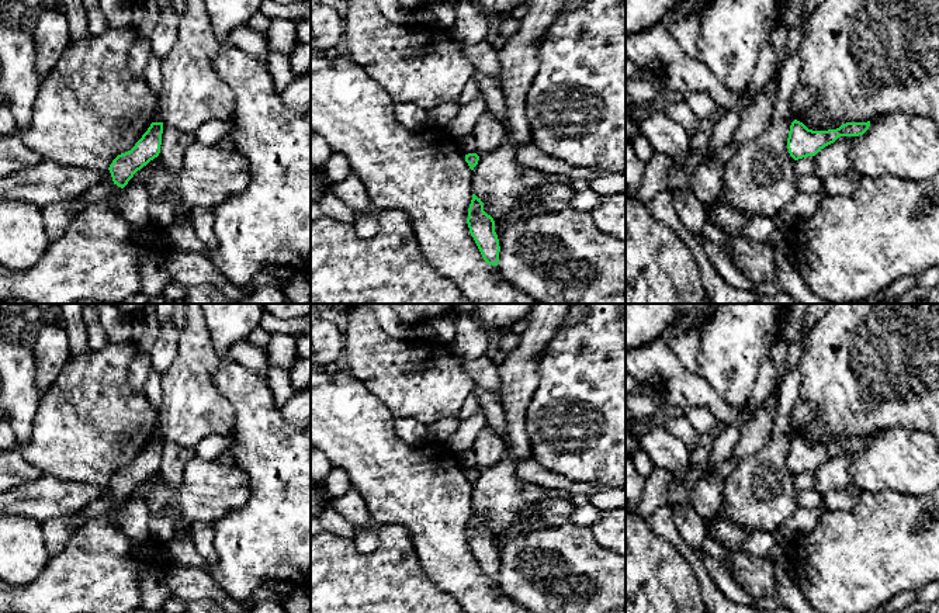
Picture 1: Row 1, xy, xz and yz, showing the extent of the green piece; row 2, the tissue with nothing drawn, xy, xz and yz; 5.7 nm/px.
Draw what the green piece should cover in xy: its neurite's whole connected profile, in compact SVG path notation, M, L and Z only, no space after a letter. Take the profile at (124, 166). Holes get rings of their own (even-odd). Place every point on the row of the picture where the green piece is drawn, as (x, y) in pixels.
M152 122L131 150L112 160L108 170L114 184L124 188L138 170L159 156L162 134L163 122Z

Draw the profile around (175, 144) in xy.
M163 125L160 159L169 172L179 172L186 150L195 142L194 134L180 132L171 127Z

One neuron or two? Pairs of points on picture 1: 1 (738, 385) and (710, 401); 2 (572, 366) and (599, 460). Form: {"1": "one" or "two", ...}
{"1": "two", "2": "one"}

